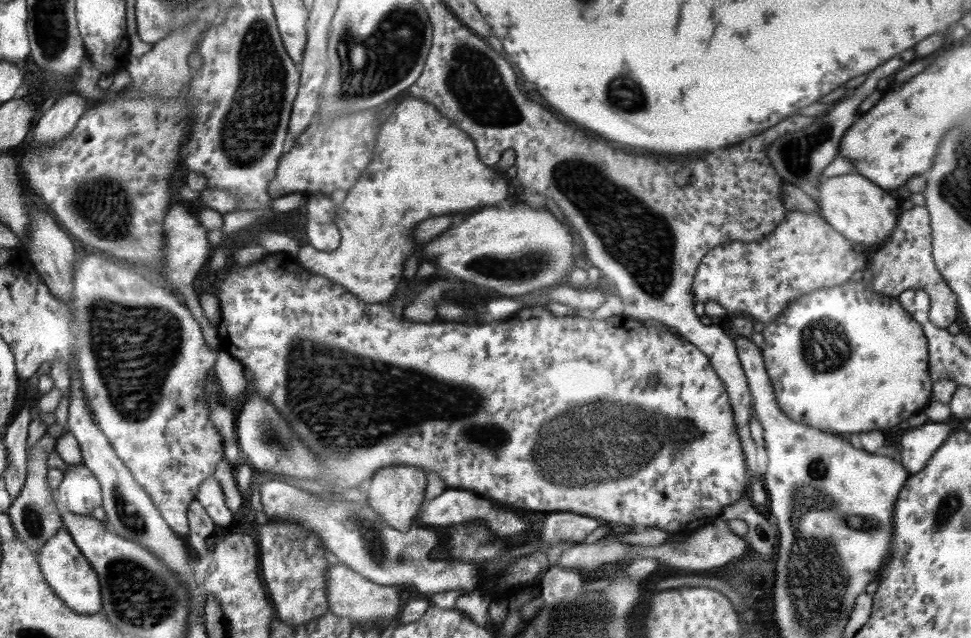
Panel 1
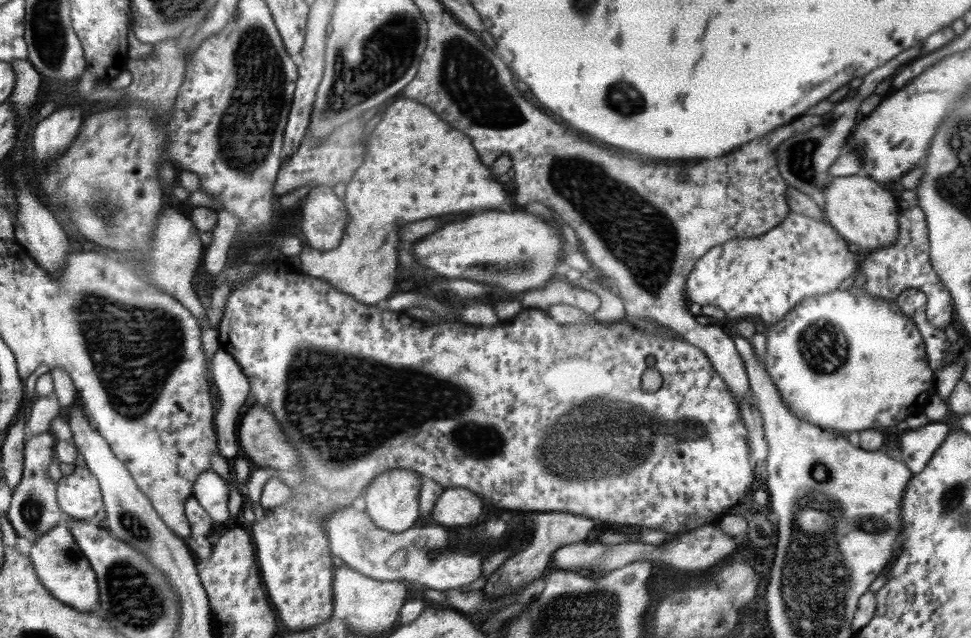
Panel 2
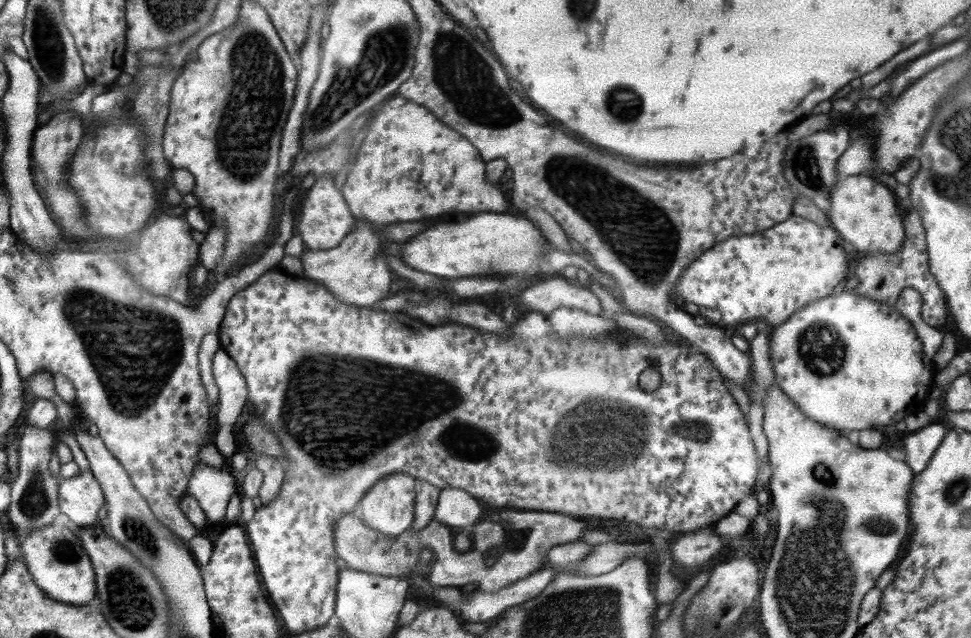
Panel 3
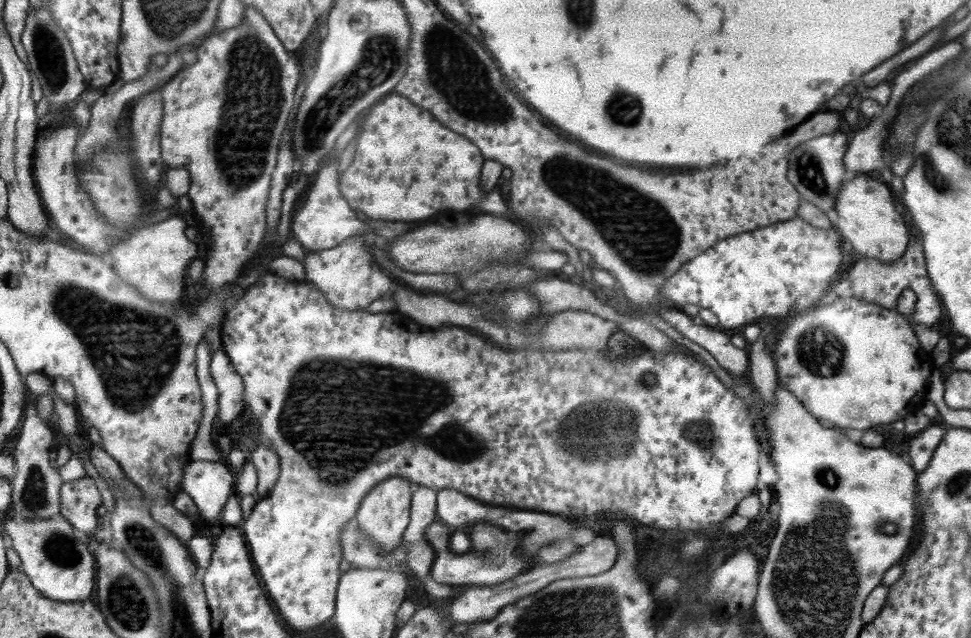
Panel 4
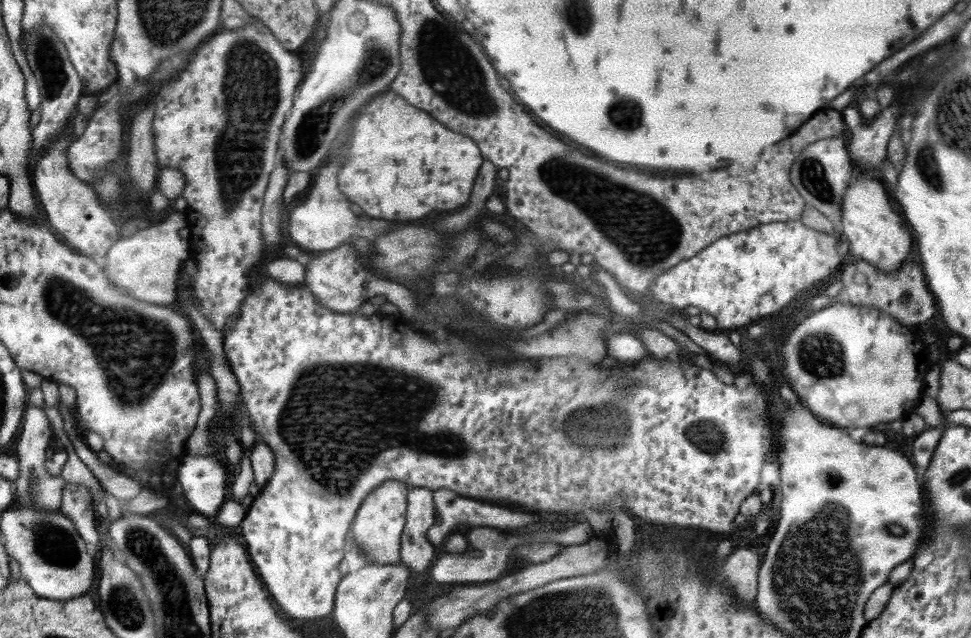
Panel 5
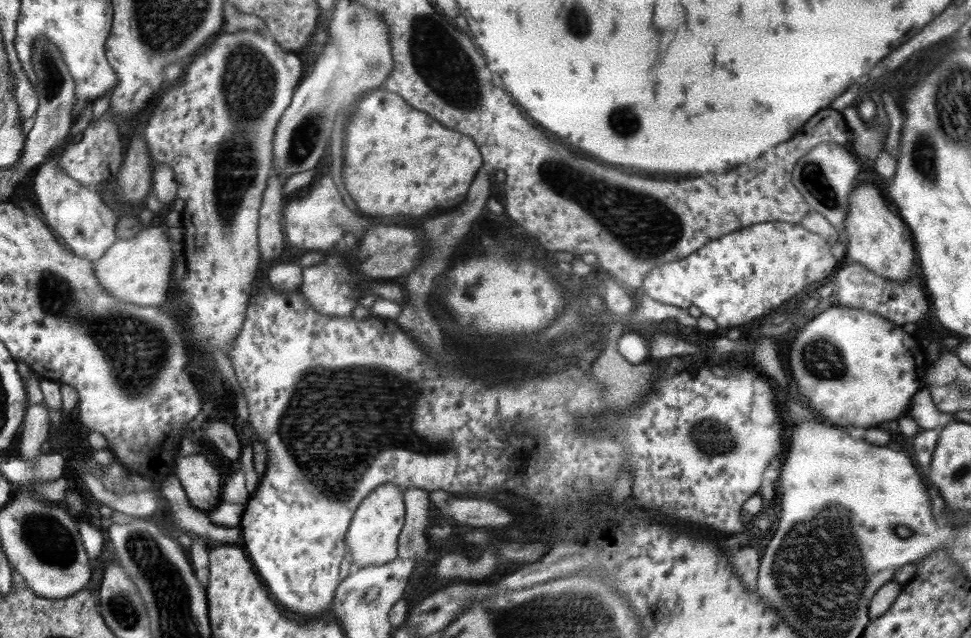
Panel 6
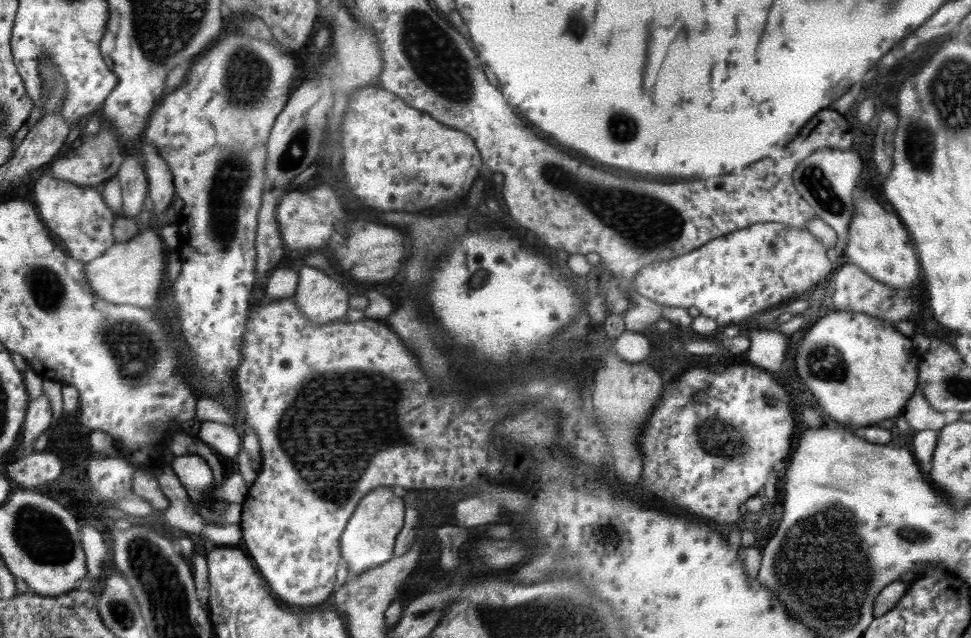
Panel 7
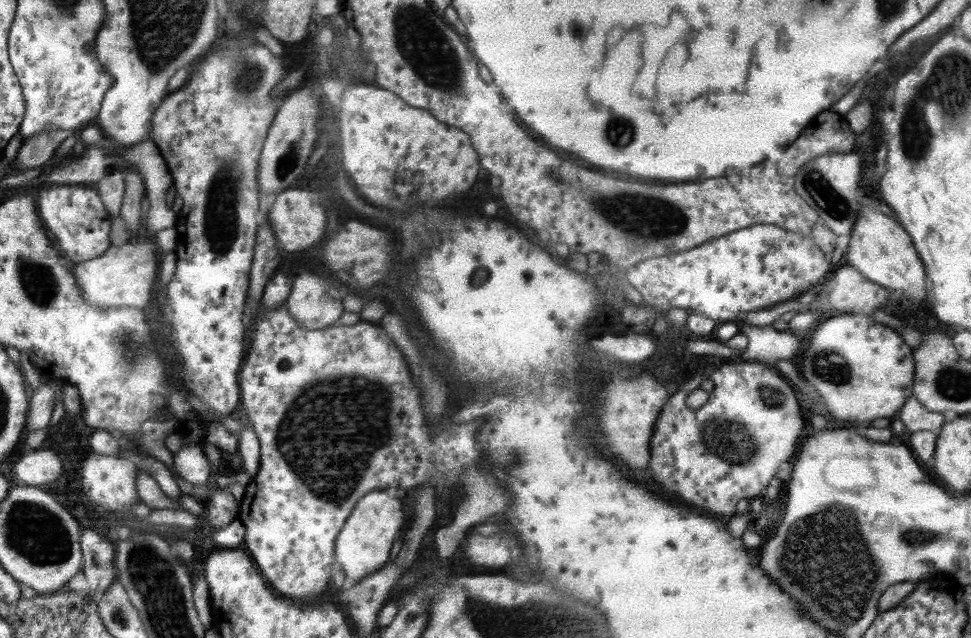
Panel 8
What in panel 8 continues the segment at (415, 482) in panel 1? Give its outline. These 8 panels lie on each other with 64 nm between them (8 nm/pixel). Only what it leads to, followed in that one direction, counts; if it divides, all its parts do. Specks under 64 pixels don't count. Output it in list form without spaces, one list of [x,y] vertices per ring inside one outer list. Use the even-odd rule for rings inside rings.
[[[372,490],[358,500],[335,540],[337,568],[344,570],[347,584],[364,579],[389,561],[392,542],[404,524],[400,497],[392,498],[385,490]]]

